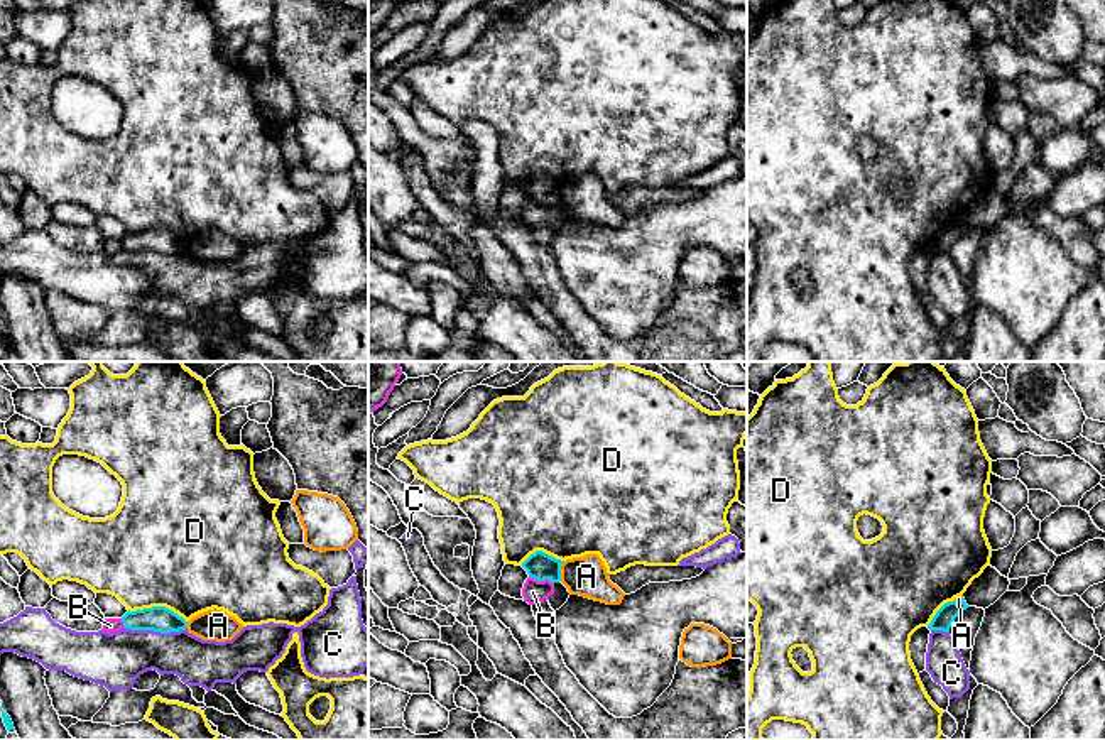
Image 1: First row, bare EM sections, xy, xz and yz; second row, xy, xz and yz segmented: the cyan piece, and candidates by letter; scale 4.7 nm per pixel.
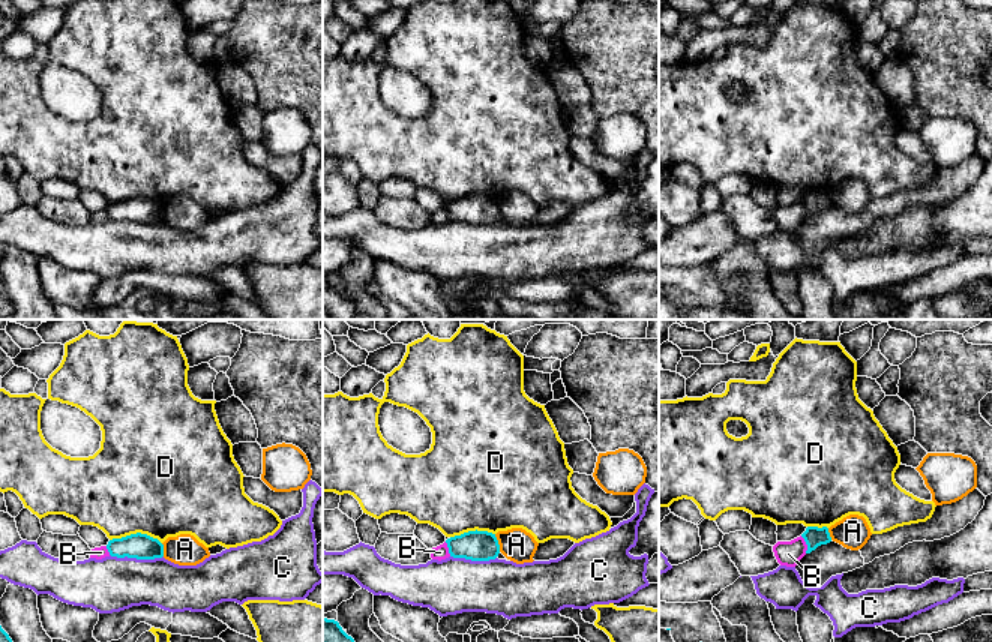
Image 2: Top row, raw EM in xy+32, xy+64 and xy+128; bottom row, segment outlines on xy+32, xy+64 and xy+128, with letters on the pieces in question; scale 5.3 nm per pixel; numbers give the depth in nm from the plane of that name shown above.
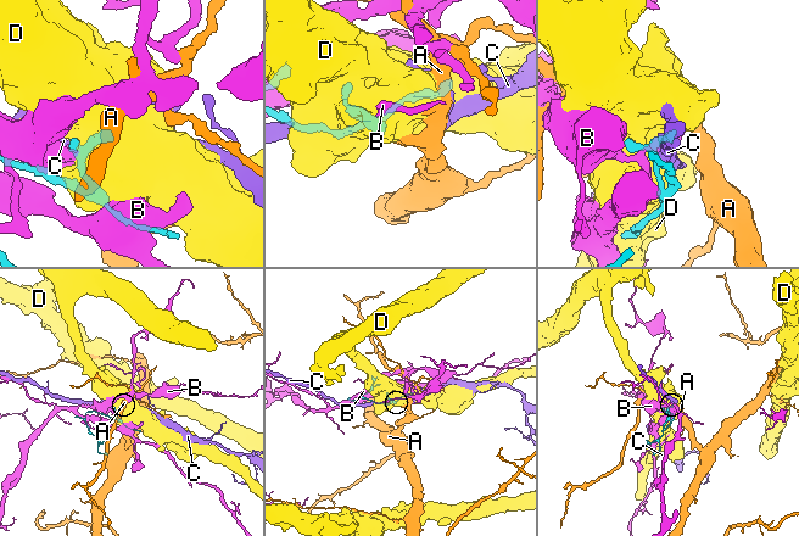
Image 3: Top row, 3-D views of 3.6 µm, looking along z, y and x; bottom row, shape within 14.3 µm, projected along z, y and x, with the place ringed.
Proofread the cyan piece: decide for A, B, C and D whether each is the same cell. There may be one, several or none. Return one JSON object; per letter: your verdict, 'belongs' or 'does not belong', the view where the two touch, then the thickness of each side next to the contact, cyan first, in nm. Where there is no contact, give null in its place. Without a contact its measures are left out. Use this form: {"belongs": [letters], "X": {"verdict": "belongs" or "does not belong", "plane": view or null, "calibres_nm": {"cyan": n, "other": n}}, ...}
{"belongs": [], "A": {"verdict": "does not belong", "plane": "xz", "calibres_nm": {"cyan": 130, "other": 190}}, "B": {"verdict": "does not belong", "plane": "xz", "calibres_nm": {"cyan": 130, "other": 110}}, "C": {"verdict": "does not belong", "plane": "xy", "calibres_nm": {"cyan": 130, "other": 260}}, "D": {"verdict": "does not belong", "plane": "xy", "calibres_nm": {"cyan": 130, "other": 500}}}

